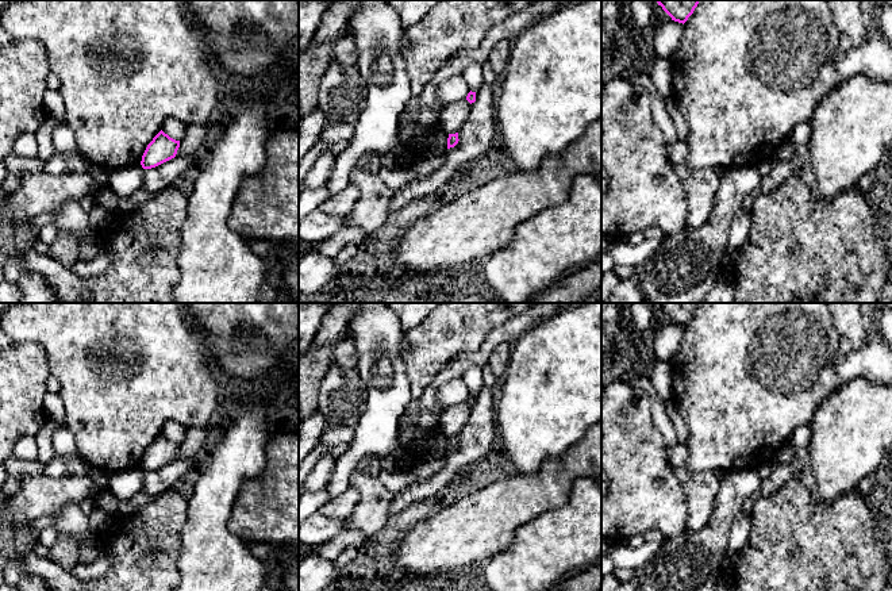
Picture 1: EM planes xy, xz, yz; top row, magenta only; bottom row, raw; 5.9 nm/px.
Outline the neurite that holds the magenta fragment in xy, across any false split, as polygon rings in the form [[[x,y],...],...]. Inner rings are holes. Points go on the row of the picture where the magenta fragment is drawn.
[[[162,130],[147,145],[141,165],[143,169],[155,168],[176,157],[180,141],[170,138]]]

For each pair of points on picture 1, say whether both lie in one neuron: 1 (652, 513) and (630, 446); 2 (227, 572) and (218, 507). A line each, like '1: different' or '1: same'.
1: same
2: same

